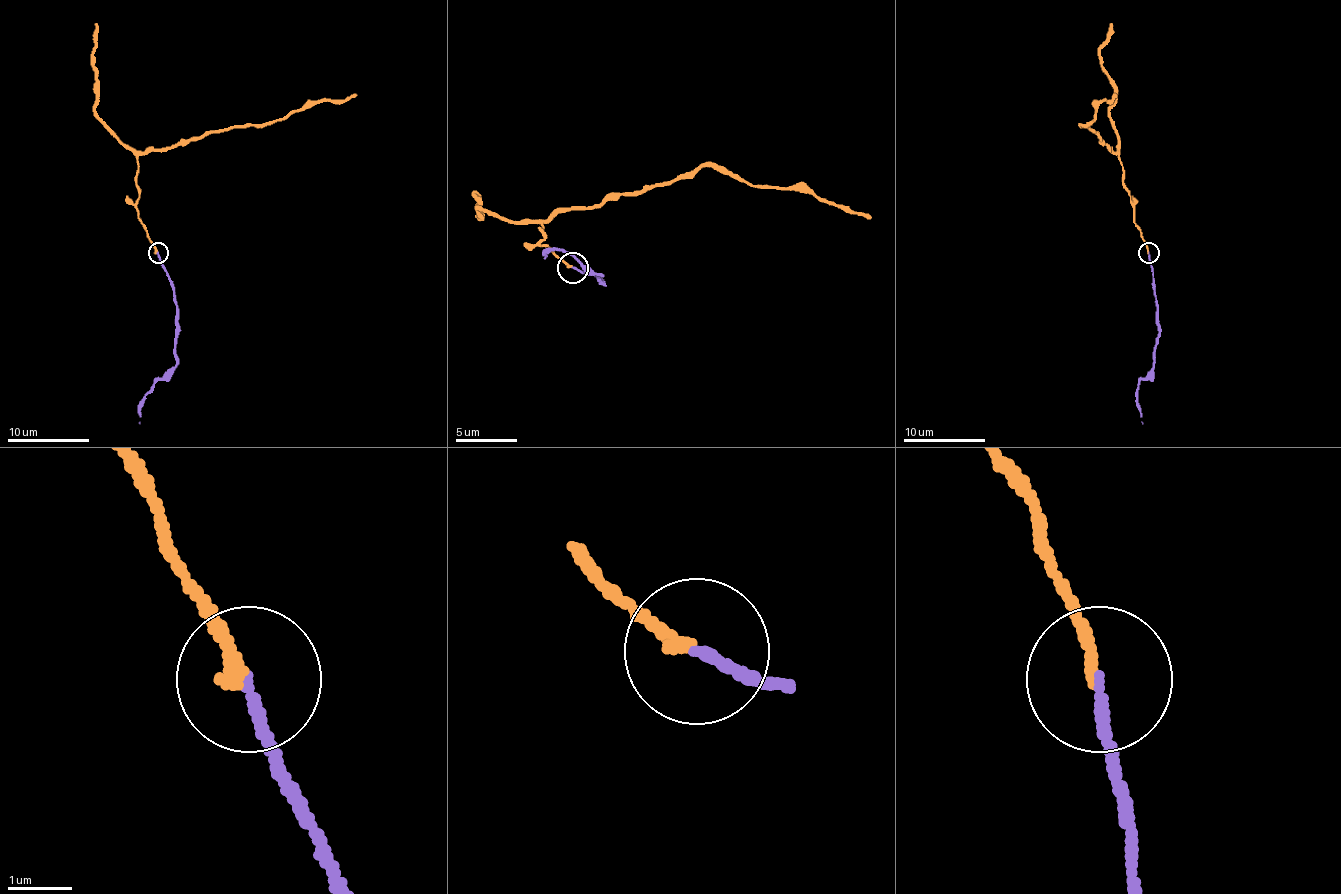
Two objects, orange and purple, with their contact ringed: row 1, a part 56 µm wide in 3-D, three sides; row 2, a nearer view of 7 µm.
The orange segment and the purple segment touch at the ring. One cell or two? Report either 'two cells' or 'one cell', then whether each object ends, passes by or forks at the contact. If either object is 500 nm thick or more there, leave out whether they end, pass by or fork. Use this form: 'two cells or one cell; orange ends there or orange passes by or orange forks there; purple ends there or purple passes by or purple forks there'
one cell; orange ends there; purple ends there

